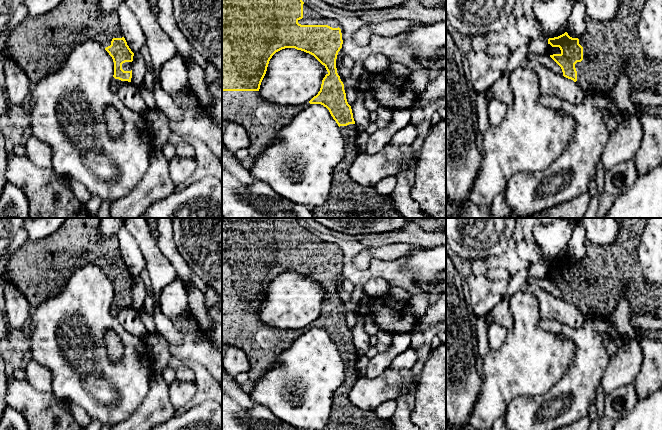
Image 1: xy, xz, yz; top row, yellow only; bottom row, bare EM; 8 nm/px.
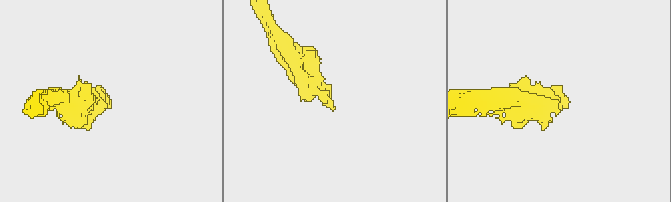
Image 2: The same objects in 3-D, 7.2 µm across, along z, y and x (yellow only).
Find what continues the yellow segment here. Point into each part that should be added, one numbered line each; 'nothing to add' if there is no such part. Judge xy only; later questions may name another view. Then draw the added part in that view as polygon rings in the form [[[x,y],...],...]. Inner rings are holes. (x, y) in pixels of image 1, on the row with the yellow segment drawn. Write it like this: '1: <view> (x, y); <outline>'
1: xy (127, 66); [[[125,62],[122,64],[122,69],[124,71],[131,71],[132,70],[132,62]]]

